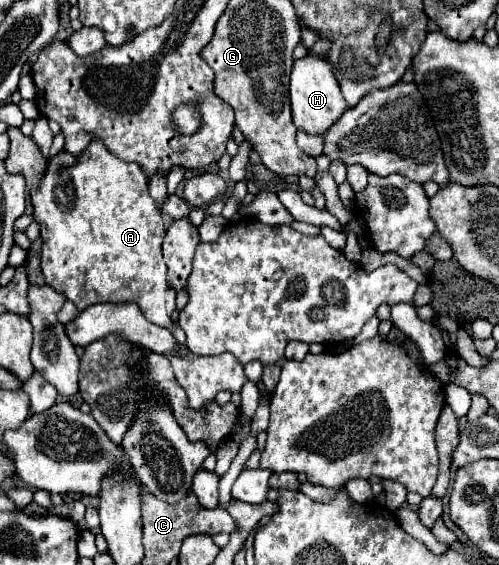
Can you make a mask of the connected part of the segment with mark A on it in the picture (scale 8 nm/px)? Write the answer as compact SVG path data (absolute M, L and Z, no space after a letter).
M99 141L89 143L81 157L73 157L67 151L49 159L49 167L37 191L31 193L31 203L35 207L33 217L41 229L41 271L45 283L69 301L75 303L79 311L95 303L137 303L143 315L161 327L167 327L179 345L183 345L183 329L175 327L165 311L165 261L161 255L161 243L165 237L165 225L157 211L155 201L147 189L147 177L143 169L133 163L119 161L107 147Z

